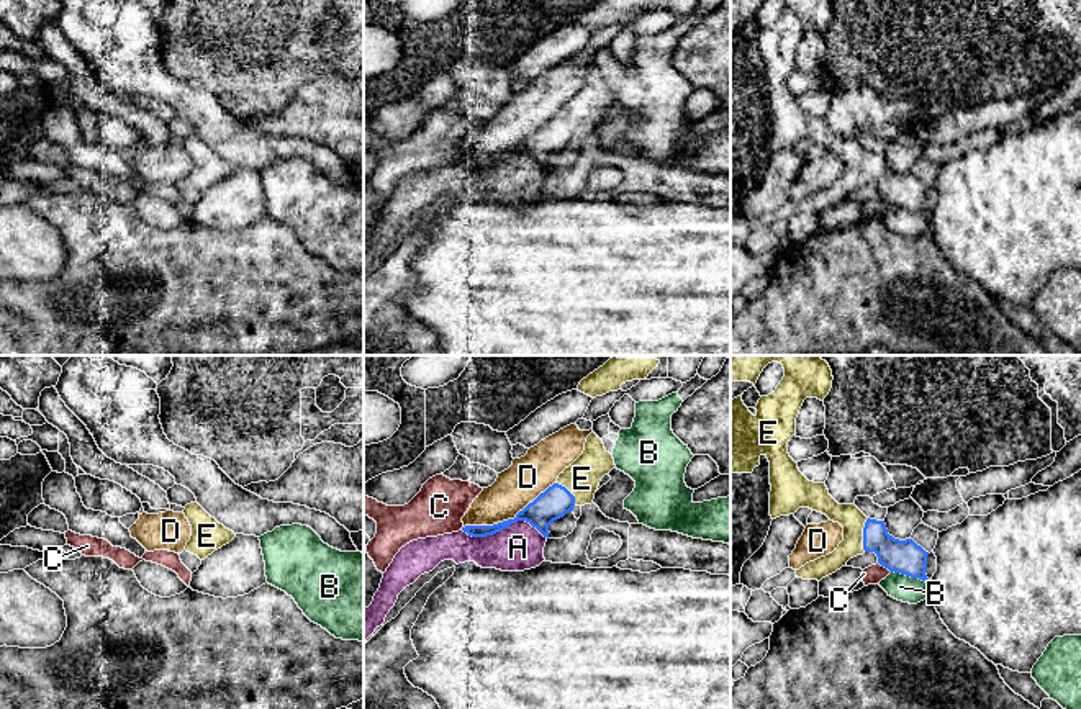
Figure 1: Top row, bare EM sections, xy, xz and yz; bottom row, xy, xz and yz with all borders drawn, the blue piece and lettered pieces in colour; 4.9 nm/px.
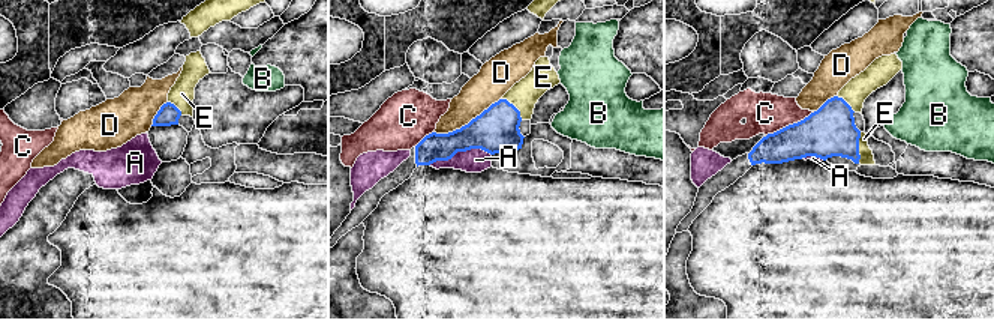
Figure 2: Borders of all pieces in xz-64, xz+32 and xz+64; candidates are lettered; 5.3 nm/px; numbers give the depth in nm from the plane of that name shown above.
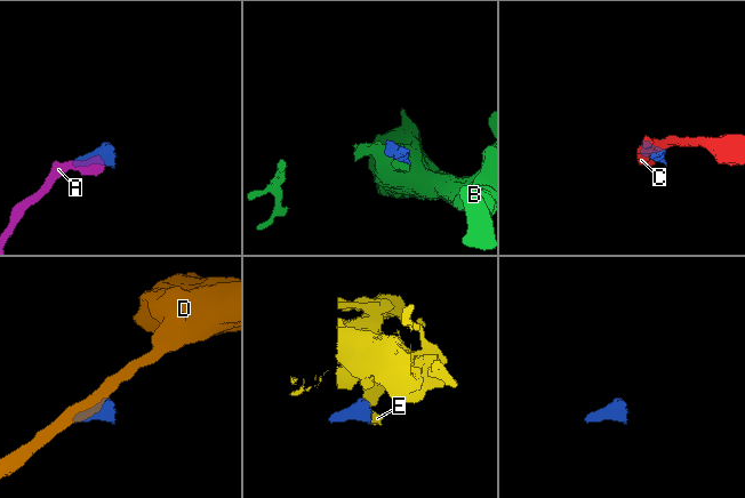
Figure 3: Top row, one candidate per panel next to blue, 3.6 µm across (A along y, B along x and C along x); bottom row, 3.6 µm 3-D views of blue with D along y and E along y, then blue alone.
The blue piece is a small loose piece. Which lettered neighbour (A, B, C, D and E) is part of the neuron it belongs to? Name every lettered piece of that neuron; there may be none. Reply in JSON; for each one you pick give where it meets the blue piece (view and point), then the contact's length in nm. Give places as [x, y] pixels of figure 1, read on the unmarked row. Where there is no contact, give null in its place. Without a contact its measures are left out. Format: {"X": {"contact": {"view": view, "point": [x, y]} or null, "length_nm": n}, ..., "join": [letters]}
{"E": {"contact": {"view": "yz", "point": [863, 167]}, "length_nm": 170}, "join": ["E"]}

